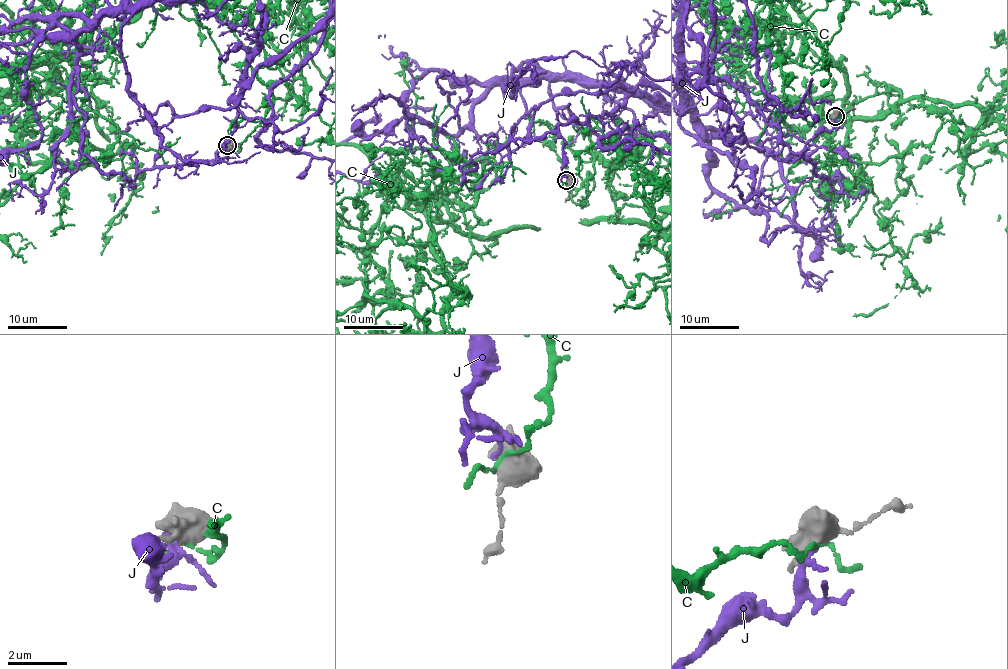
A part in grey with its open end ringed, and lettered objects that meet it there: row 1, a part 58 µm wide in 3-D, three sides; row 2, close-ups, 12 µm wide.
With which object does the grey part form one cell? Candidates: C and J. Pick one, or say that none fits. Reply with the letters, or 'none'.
none

